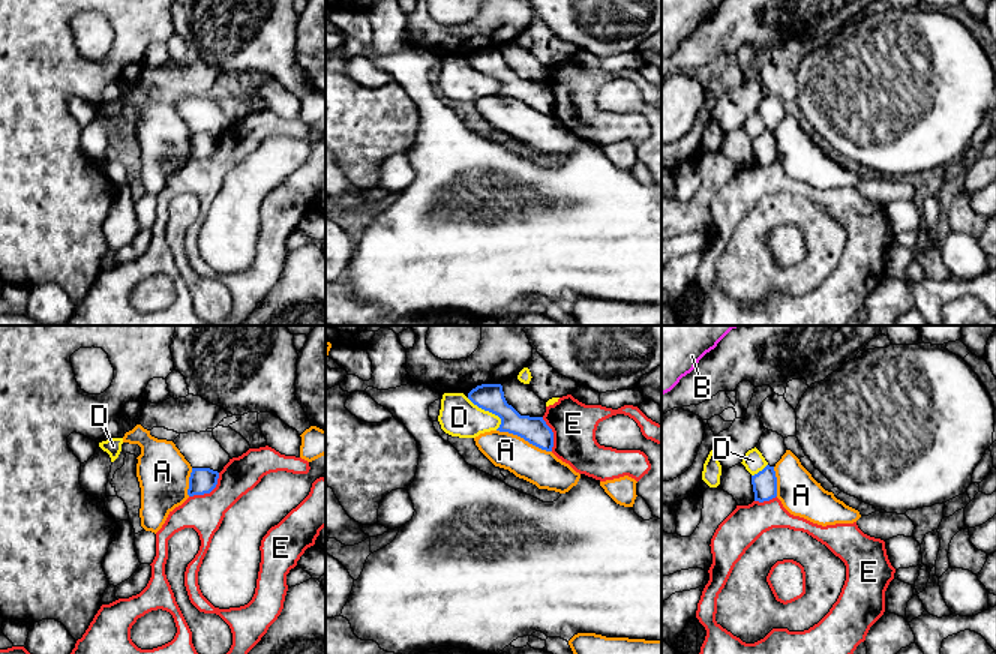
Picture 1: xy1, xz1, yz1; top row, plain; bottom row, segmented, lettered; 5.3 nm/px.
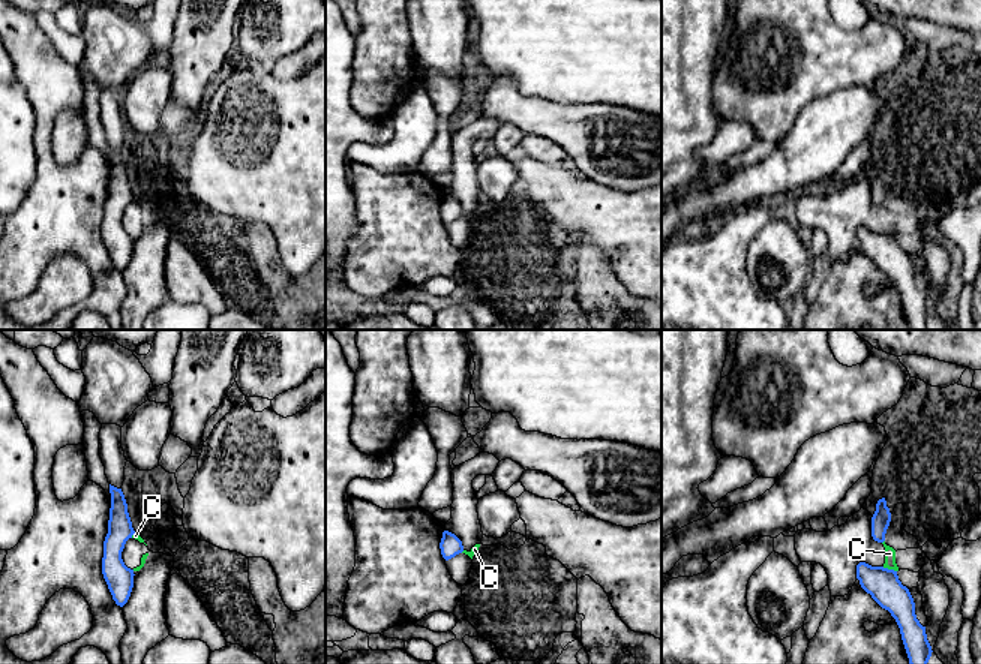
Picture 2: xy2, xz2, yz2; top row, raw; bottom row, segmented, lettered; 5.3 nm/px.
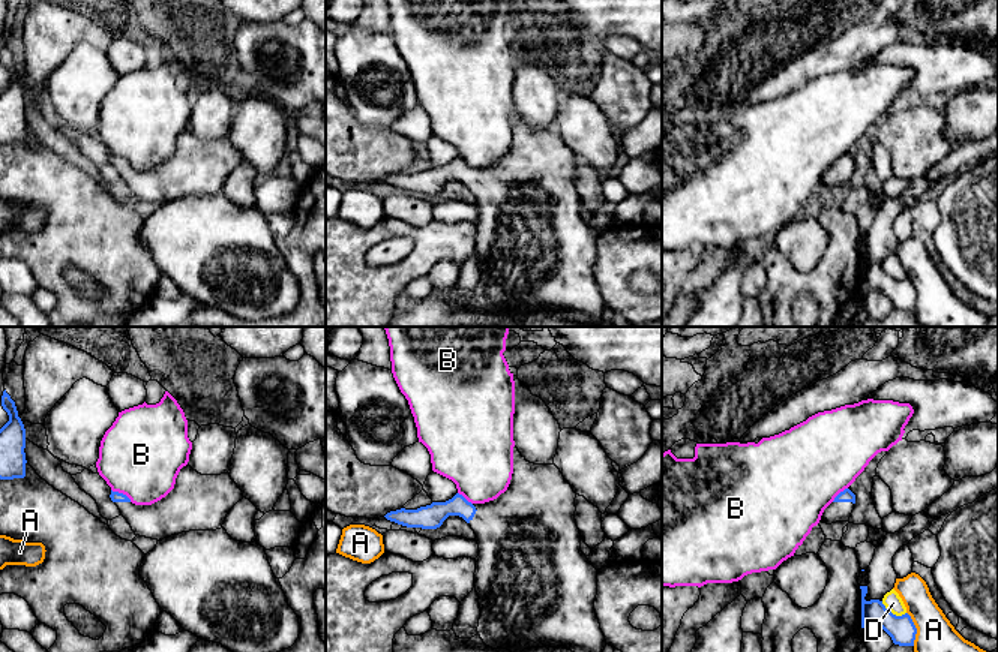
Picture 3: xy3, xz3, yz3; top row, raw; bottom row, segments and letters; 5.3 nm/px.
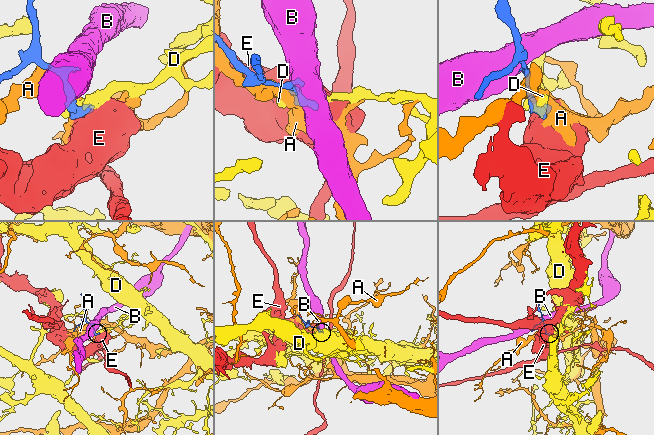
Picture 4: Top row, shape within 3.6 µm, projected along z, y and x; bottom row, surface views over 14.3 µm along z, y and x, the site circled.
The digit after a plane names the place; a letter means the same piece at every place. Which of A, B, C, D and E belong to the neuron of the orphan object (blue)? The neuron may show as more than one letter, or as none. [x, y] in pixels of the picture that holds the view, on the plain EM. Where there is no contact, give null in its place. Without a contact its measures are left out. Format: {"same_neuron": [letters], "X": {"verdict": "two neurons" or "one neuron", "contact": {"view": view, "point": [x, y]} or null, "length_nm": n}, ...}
{"same_neuron": [], "A": {"verdict": "two neurons", "contact": {"view": "xz1", "point": [524, 102]}, "length_nm": 320}, "B": {"verdict": "two neurons", "contact": {"view": "xy3", "point": [122, 158]}, "length_nm": 130}, "C": {"verdict": "two neurons", "contact": {"view": "yz2", "point": [890, 234]}, "length_nm": 80}, "D": {"verdict": "two neurons", "contact": {"view": "xz1", "point": [488, 74]}, "length_nm": 240}, "E": {"verdict": "two neurons", "contact": {"view": "xy1", "point": [209, 156]}, "length_nm": 220}}

